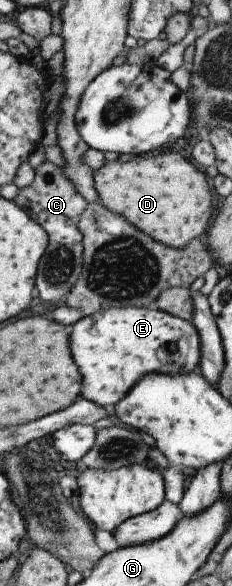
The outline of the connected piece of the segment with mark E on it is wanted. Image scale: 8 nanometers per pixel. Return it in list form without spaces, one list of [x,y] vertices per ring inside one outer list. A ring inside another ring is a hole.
[[[134,306],[115,307],[95,311],[89,316],[82,316],[69,327],[68,347],[70,357],[80,374],[80,398],[95,403],[100,407],[113,406],[144,374],[162,372],[175,374],[197,370],[199,362],[199,337],[191,322],[171,316],[154,307],[135,308]]]

